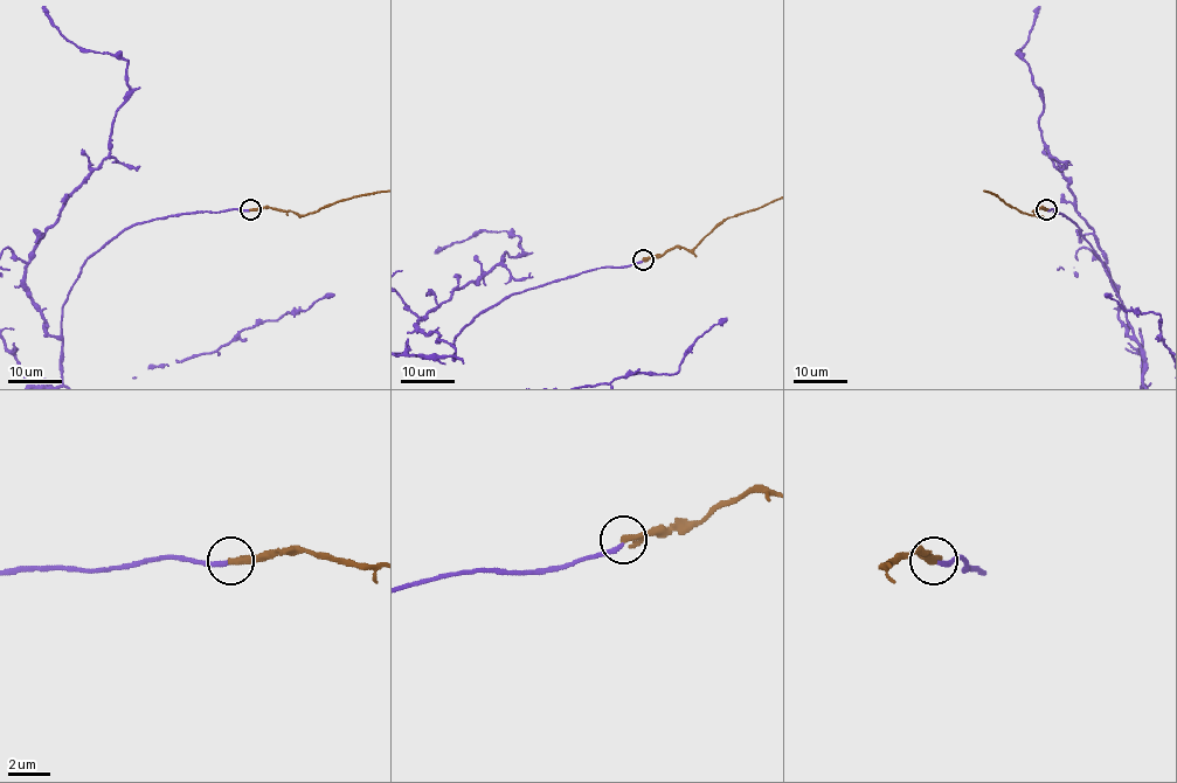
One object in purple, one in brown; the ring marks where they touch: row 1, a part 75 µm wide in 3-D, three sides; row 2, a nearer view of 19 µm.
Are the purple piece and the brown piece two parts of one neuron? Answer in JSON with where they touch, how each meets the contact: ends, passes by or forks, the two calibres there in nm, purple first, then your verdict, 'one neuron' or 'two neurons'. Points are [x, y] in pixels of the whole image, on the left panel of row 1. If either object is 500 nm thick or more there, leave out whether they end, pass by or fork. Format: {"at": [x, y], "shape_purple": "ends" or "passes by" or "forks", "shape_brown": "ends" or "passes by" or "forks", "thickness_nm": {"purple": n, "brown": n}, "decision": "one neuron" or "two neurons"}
{"at": [250, 209], "shape_purple": "ends", "shape_brown": "ends", "thickness_nm": {"purple": 220, "brown": 320}, "decision": "two neurons"}

